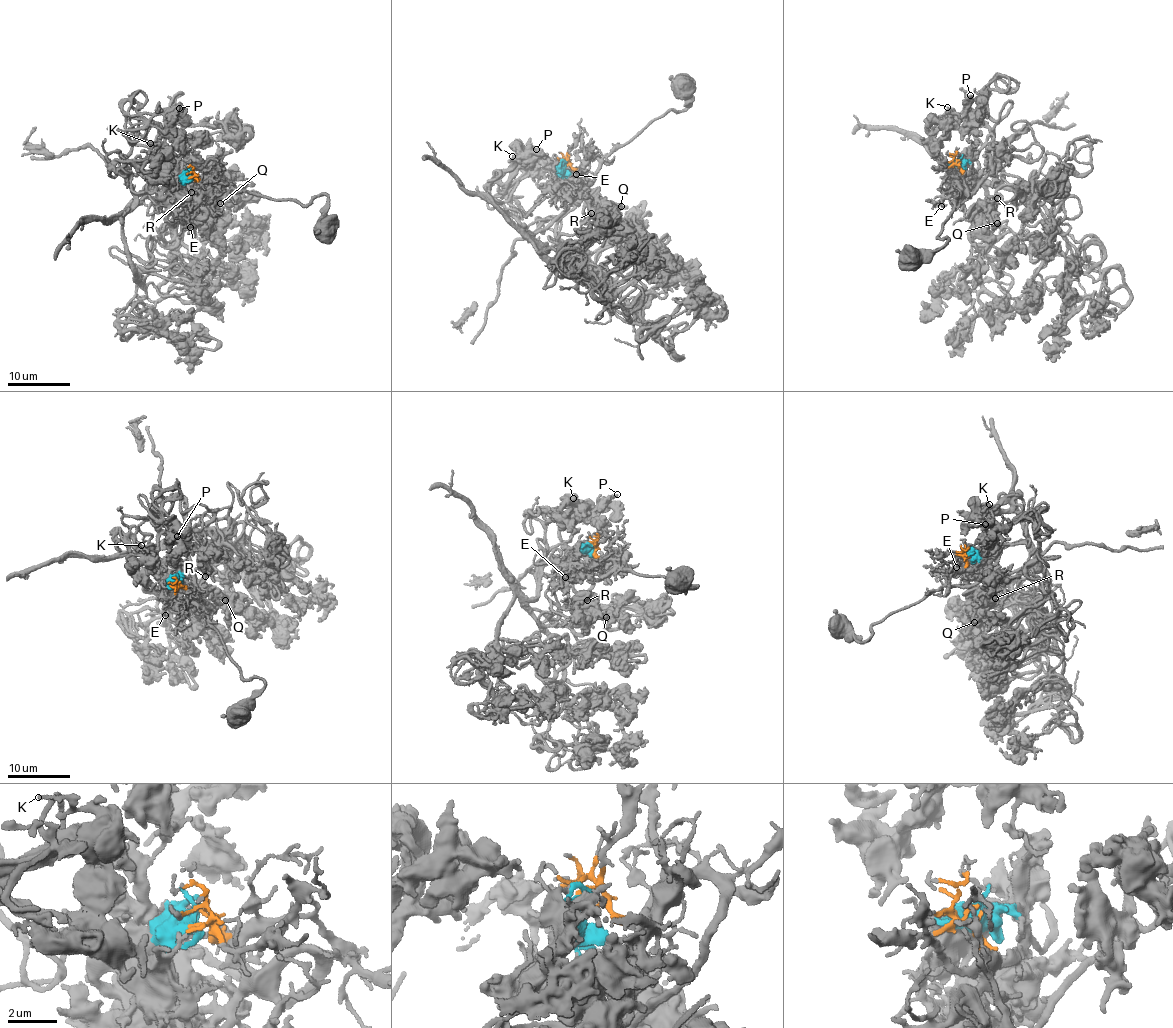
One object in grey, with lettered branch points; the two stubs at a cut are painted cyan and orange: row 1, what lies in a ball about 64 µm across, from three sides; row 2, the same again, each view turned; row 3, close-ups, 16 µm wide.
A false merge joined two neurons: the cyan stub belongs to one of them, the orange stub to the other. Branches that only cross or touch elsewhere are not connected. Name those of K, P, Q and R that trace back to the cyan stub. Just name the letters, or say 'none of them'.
K, P, Q, R

